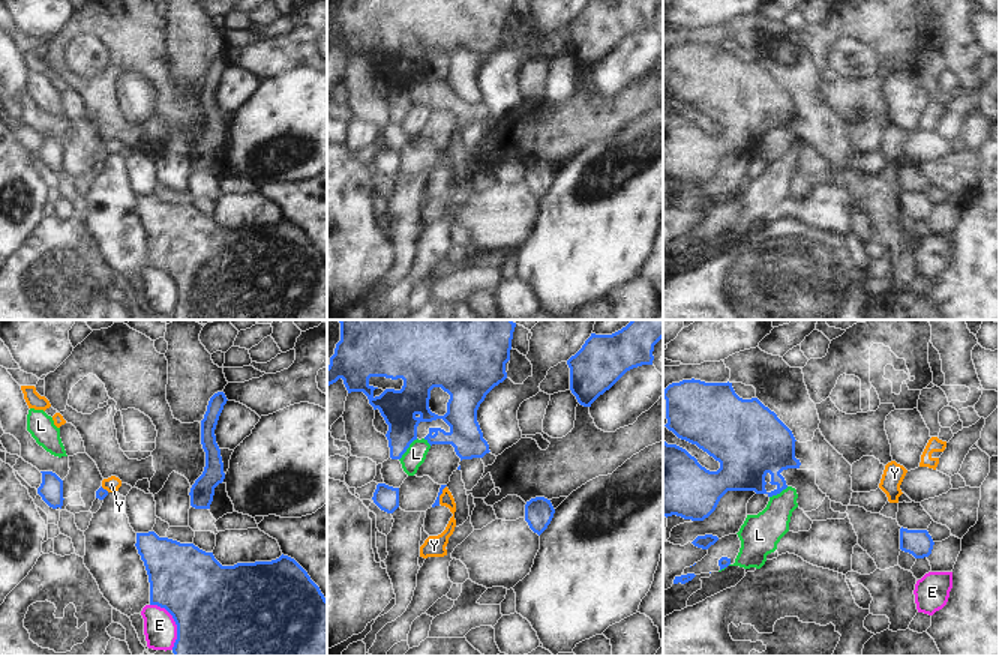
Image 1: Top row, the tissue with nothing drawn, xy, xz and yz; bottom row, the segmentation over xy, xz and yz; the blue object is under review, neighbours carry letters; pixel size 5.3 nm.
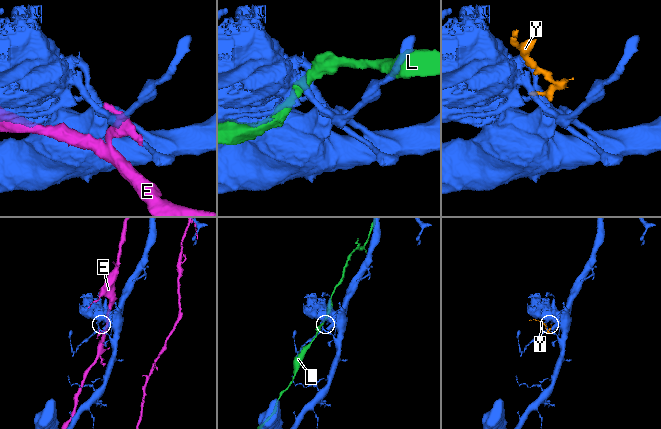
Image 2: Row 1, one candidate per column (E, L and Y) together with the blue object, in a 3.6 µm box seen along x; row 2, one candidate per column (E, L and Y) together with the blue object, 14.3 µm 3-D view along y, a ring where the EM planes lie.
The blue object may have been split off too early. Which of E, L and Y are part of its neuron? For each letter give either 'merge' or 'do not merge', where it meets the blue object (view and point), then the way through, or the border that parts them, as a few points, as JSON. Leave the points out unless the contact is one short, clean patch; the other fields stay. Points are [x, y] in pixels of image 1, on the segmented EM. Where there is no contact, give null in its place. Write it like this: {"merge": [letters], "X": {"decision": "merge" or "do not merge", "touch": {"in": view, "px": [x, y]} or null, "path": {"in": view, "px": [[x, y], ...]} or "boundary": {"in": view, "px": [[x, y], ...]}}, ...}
{"merge": [], "E": {"decision": "do not merge", "touch": {"in": "xy", "px": [174, 620]}}, "L": {"decision": "do not merge", "touch": {"in": "xz", "px": [407, 448]}}, "Y": {"decision": "do not merge", "touch": {"in": "xz", "px": [441, 493]}, "boundary": {"in": "xz", "px": [[446, 485], [438, 503]]}}}

